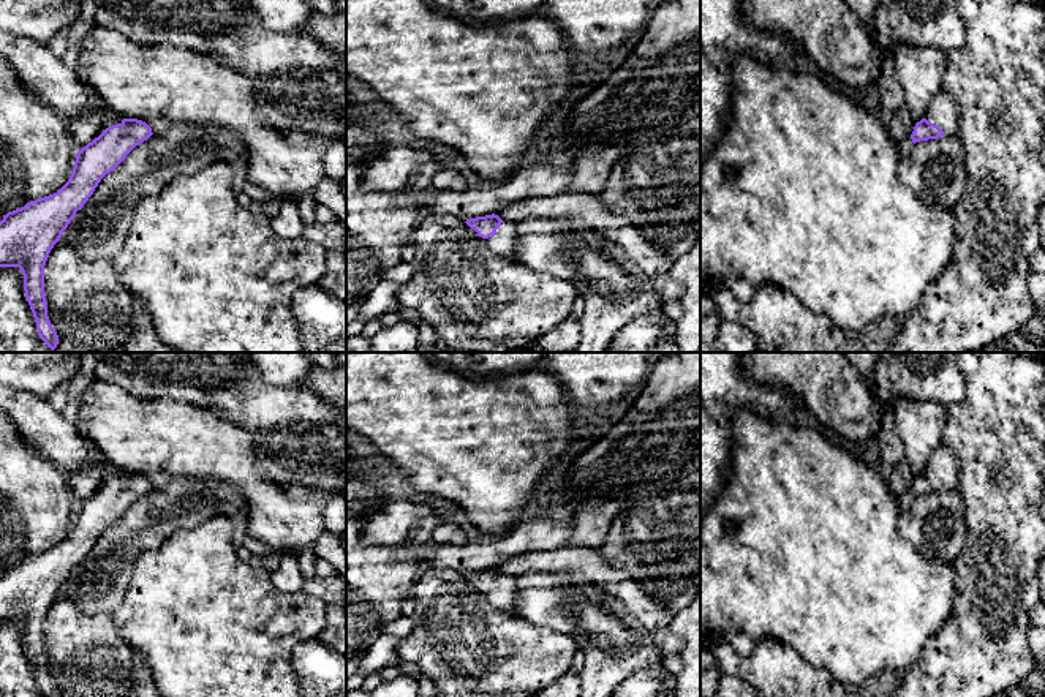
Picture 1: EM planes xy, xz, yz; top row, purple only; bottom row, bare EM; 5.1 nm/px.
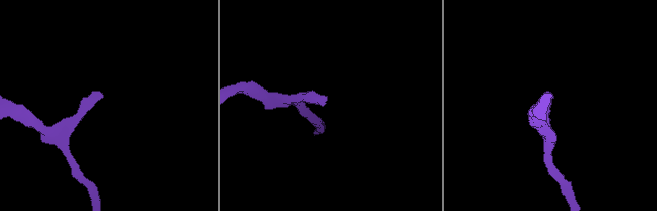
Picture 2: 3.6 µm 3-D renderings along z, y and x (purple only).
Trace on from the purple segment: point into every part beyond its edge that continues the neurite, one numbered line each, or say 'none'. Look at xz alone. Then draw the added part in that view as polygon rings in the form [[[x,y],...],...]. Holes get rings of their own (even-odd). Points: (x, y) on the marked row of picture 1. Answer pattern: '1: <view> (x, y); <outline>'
1: xz (505, 241); [[[503,221],[496,232],[485,239],[485,243],[501,258],[515,259],[517,223]]]

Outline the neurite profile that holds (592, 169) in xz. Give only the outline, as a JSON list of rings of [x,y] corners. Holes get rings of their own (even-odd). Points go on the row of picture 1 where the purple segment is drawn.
[[[609,145],[575,158],[574,174],[566,191],[599,194],[605,188],[618,155],[620,147]]]

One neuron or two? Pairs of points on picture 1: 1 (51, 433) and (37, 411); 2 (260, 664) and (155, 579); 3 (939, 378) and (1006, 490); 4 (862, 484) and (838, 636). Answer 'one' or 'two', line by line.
1: one
2: one
3: two
4: one

